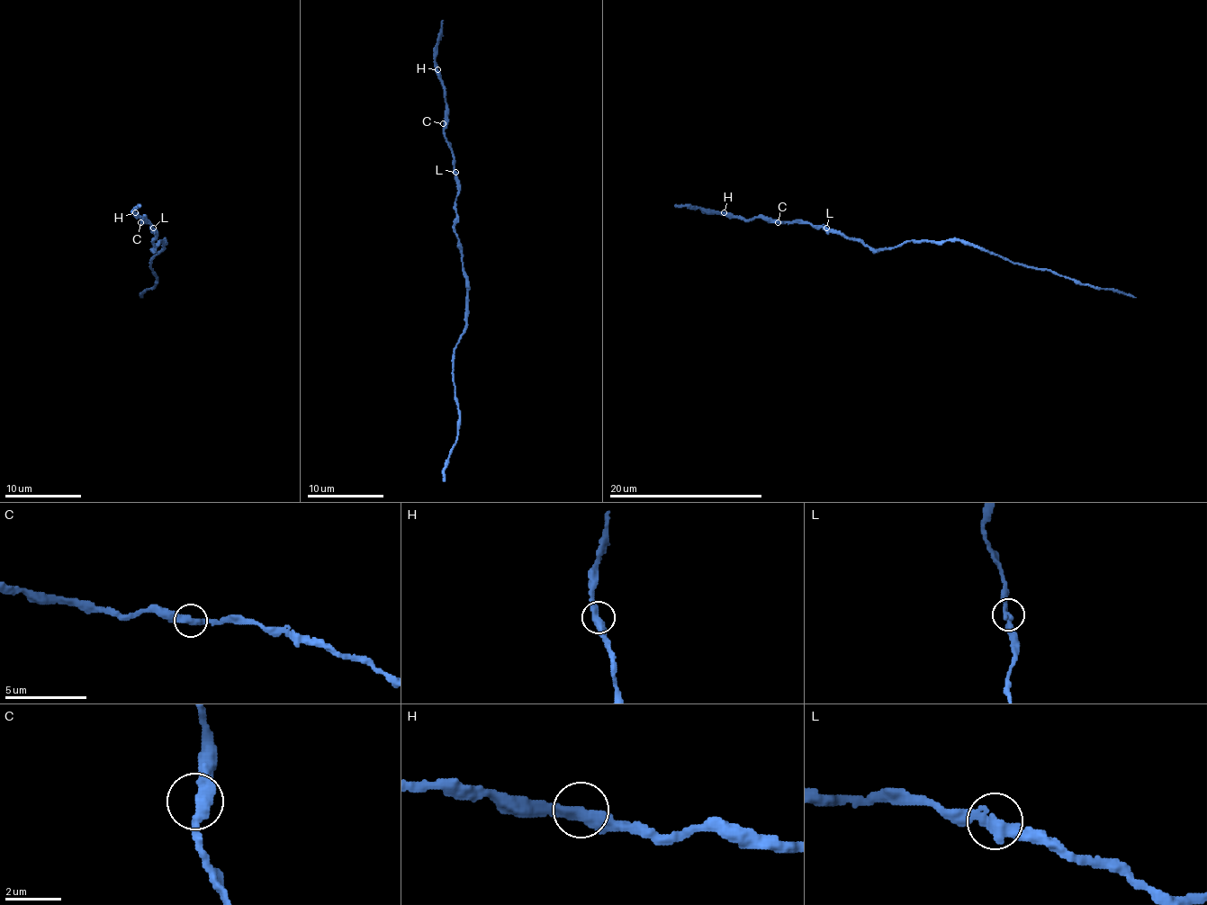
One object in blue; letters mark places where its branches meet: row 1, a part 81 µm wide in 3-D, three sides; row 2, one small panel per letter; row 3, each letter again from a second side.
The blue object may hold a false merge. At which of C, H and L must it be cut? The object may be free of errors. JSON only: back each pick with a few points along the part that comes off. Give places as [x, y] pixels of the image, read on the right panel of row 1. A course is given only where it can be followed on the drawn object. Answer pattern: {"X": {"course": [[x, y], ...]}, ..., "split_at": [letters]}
{"split_at": []}

